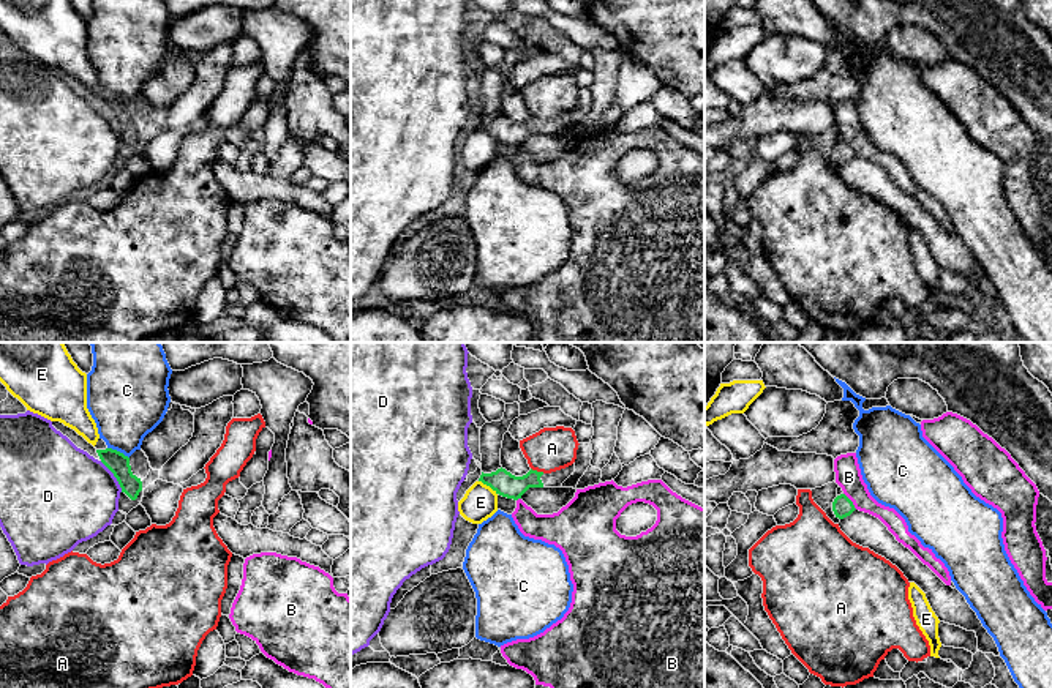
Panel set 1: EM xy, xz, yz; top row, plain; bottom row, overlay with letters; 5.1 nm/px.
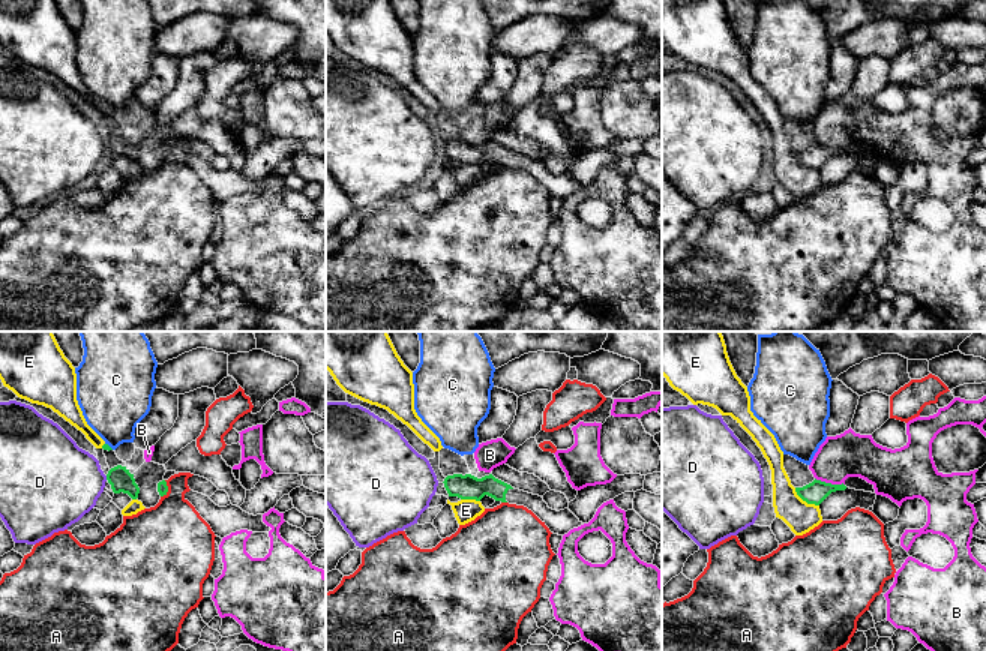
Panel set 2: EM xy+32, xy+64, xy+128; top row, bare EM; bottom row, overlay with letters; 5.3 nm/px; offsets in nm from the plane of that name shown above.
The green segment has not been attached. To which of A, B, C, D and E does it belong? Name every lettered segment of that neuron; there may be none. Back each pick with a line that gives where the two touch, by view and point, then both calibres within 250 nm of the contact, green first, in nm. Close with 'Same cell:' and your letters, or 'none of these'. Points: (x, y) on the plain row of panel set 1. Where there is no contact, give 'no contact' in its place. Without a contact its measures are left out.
Same cell: none of these

